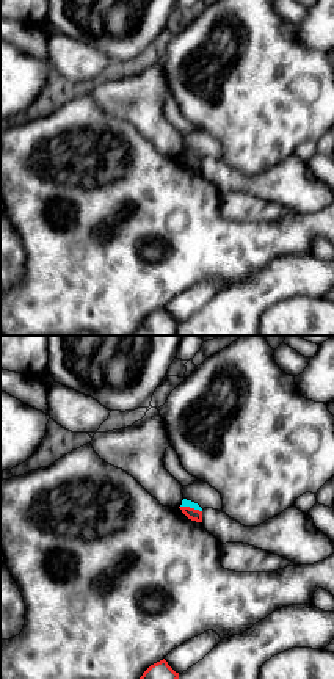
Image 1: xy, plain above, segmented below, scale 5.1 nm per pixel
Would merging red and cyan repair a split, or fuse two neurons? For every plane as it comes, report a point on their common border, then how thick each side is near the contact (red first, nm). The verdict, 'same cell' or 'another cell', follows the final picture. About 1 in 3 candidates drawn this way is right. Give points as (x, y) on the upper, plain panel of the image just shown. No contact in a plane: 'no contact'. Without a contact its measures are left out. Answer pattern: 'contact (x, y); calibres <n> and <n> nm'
contact (192, 157); calibres 60 and 40 nm

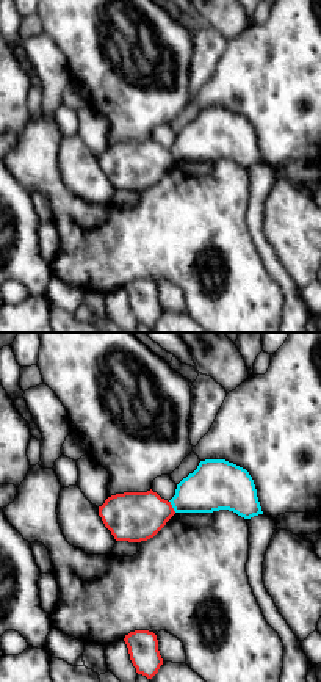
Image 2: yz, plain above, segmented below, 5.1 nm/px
contact (171, 155); calibres 260 and 240 nm

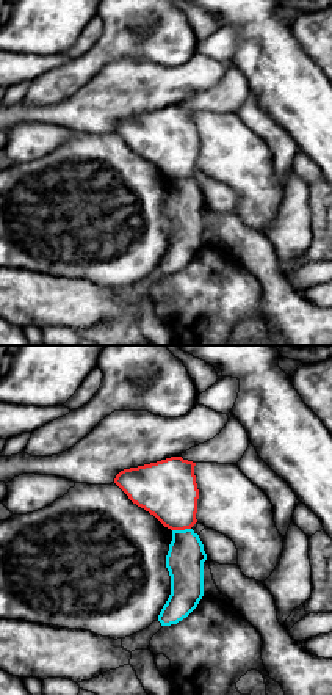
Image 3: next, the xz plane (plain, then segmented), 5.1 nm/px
contact (180, 178); calibres 300 and 190 nm

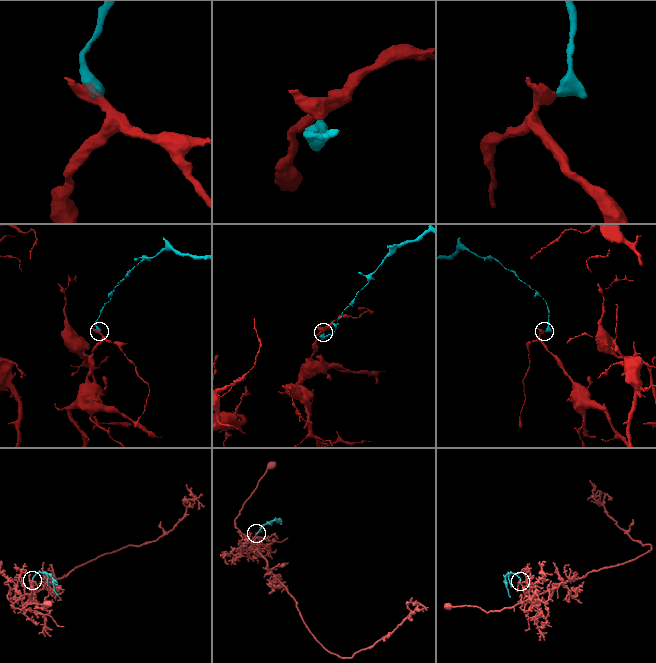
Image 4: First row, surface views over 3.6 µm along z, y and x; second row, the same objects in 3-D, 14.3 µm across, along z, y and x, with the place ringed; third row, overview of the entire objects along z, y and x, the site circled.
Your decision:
another cell

